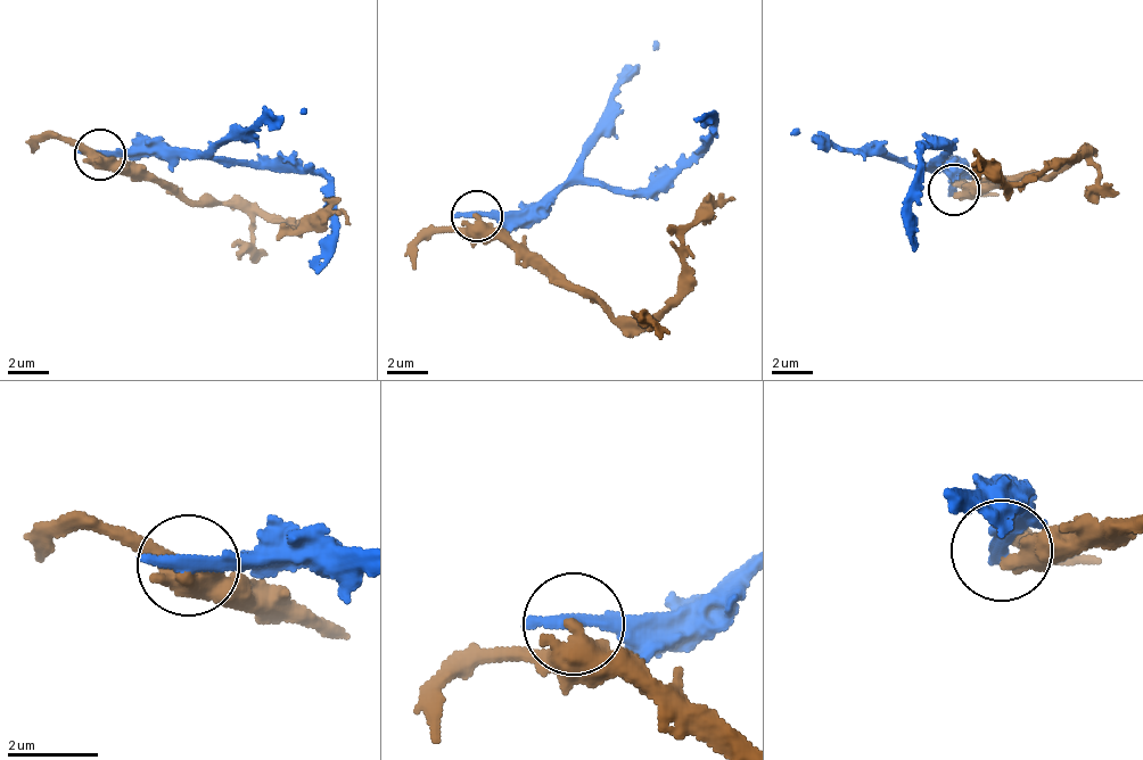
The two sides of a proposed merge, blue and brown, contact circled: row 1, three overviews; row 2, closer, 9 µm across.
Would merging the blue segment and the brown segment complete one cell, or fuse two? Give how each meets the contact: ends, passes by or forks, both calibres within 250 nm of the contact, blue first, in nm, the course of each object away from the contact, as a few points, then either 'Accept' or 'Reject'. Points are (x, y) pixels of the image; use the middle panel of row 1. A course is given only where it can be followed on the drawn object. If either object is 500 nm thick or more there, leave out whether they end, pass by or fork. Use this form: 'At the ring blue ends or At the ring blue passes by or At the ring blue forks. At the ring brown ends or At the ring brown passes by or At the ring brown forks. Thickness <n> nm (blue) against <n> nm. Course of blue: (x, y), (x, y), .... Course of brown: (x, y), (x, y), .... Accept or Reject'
Thickness 340 nm (blue) against 500 nm. Course of blue: (475, 217), (532, 220), (574, 184), (665, 188), (713, 132), (712, 117), (704, 118). Course of brown: (476, 215), (537, 252), (584, 295), (640, 319), (679, 287), (682, 236), (722, 200), (734, 197). Reject

